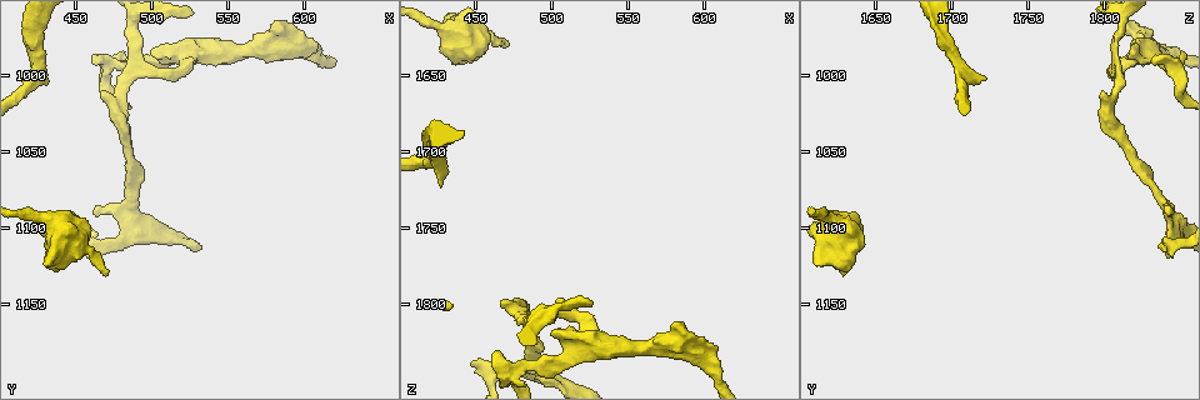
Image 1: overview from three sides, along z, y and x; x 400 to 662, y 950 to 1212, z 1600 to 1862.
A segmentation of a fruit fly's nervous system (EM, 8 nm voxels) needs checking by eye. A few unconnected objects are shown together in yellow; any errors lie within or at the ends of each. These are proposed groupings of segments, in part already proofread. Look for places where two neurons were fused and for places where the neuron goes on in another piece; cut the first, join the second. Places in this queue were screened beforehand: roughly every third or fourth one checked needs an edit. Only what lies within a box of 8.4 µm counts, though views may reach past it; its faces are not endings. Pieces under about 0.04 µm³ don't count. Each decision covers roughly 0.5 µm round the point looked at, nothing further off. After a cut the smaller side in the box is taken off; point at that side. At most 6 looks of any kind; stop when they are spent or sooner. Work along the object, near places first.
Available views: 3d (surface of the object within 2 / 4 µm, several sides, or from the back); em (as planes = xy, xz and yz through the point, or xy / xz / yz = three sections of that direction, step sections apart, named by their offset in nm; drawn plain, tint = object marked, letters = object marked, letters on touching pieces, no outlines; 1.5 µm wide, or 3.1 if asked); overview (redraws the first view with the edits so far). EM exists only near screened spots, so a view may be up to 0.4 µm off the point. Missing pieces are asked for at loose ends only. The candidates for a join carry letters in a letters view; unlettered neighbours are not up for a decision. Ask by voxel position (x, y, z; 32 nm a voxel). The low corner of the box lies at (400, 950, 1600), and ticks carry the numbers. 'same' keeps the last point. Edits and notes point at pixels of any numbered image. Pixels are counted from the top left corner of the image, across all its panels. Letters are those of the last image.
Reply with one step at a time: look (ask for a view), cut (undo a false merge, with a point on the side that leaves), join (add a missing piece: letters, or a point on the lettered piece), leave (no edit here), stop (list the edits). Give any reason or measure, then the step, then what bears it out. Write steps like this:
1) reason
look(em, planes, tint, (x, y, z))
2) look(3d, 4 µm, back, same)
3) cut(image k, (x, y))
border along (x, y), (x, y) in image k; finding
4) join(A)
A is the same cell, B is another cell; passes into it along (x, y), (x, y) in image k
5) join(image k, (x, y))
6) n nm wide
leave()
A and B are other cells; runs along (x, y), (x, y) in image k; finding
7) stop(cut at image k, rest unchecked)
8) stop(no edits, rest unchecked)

free end
look(em, planes, letters, (470, 1130, 1628))

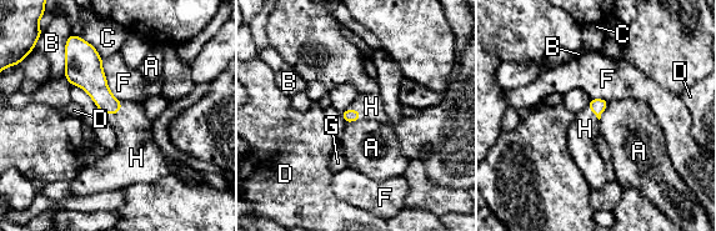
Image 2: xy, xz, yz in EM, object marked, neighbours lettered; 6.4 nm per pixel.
F touches over 300 nm
join(H)
H is the same cell, A, B, C, D, F and G are other cells; passes into it along (94, 83), (119, 113), (135, 147) in image 2; the neuron continues

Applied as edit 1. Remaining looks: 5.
sharp bend
look(3d, 2 µm, (488, 966, 1810))

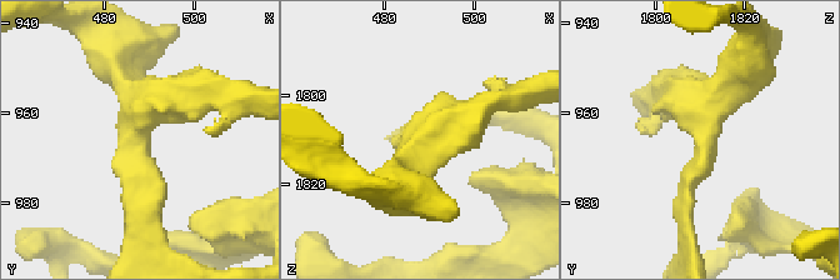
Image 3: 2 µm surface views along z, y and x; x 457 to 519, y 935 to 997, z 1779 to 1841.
now the EM
look(em, planes, tint, (488, 967, 1811))

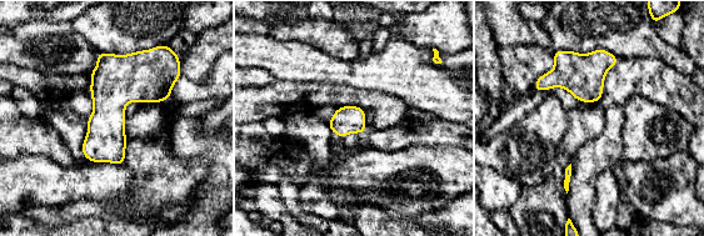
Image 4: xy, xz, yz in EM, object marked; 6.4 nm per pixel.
see the neighbours
look(em, planes, letters, same)

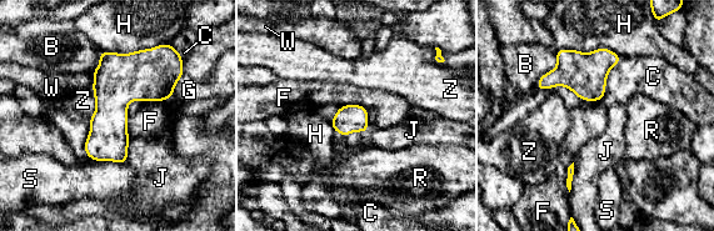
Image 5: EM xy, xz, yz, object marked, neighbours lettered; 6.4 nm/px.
leave()
B, C, F, G, H, J, R, S, W and Z are other cells; border along (339, 106), (363, 105), (368, 110) in image 5; one neuron here

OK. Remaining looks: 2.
an open end
look(3d, 2 µm, (462, 1086, 1840))

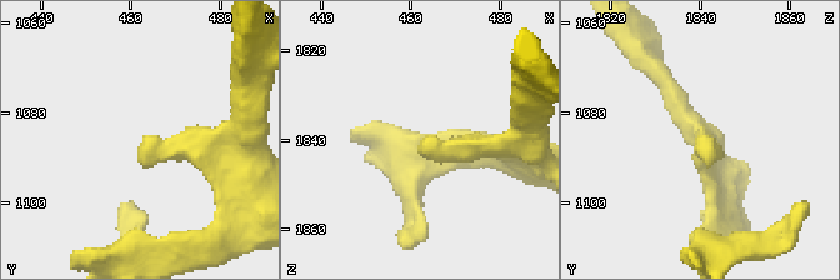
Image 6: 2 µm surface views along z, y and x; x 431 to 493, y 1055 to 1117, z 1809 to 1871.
look(em, planes, letters, (462, 1086, 1840))

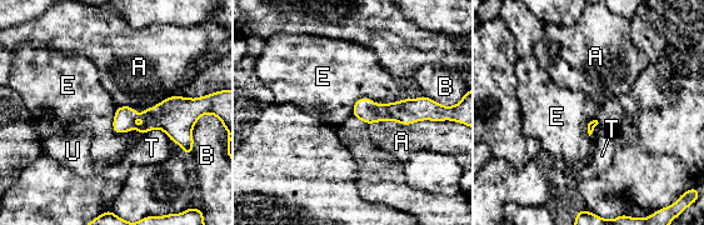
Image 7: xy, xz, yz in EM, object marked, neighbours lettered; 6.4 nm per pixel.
leave()
A, B, E, T and U are other cells; no lettered piece goes on from it

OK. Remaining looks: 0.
stop(join at image 2, rest unchecked)

